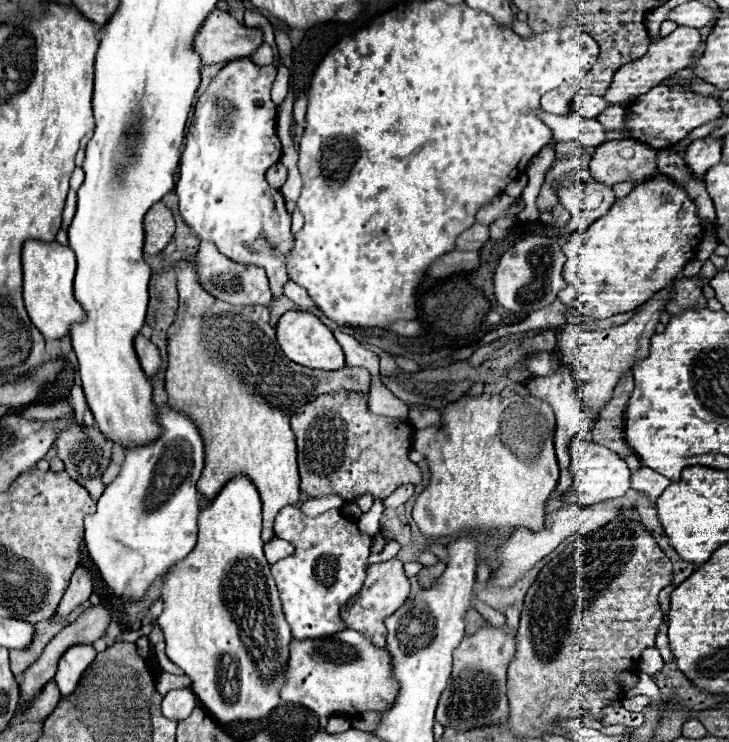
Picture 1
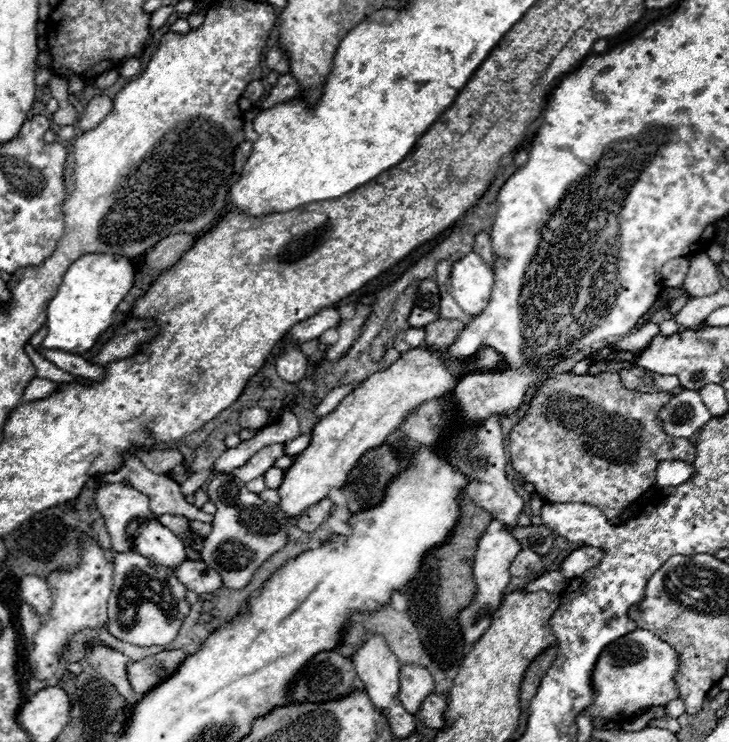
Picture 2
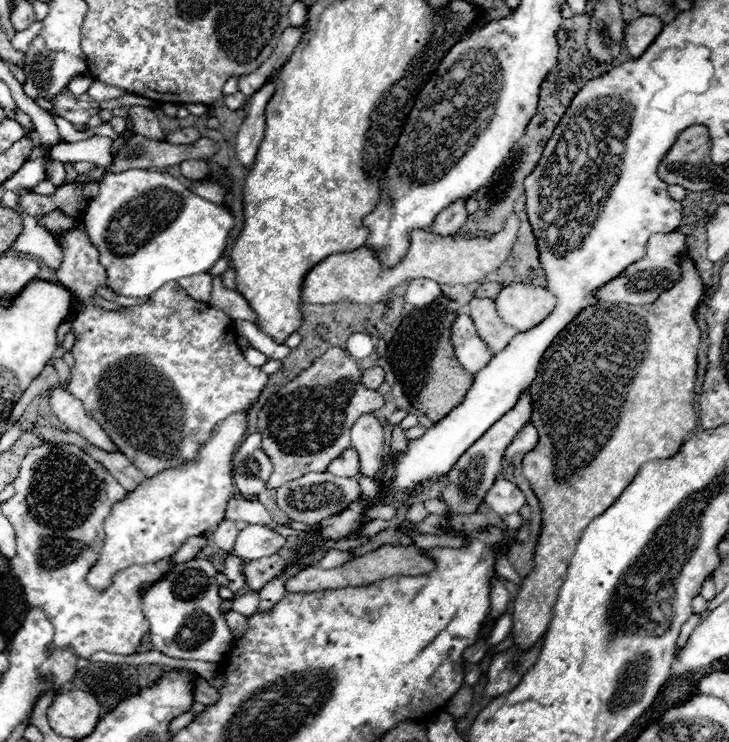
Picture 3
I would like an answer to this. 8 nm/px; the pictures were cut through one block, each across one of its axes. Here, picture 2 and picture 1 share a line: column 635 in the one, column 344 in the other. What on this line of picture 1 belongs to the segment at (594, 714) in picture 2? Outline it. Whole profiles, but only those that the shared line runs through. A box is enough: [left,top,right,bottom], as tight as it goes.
[280,630,398,716]

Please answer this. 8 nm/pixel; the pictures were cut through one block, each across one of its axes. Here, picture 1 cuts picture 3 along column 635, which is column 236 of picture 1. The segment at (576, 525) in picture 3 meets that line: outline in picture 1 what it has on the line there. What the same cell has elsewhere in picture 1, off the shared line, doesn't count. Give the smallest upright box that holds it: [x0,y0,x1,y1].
[166,262,370,542]

